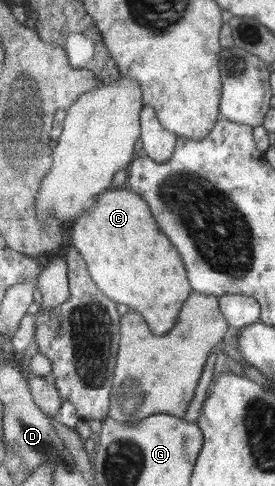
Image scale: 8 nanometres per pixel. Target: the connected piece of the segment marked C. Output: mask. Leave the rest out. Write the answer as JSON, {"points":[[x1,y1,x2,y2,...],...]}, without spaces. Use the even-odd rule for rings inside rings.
{"points":[[110,188,98,196,97,204,90,209,90,213,74,221,72,246,80,251,94,284,104,296,114,298,118,304,128,304,130,310,139,312,156,336,167,334,174,328,182,305,193,290,176,248,158,230,154,218,150,216,148,204,138,193]]}

